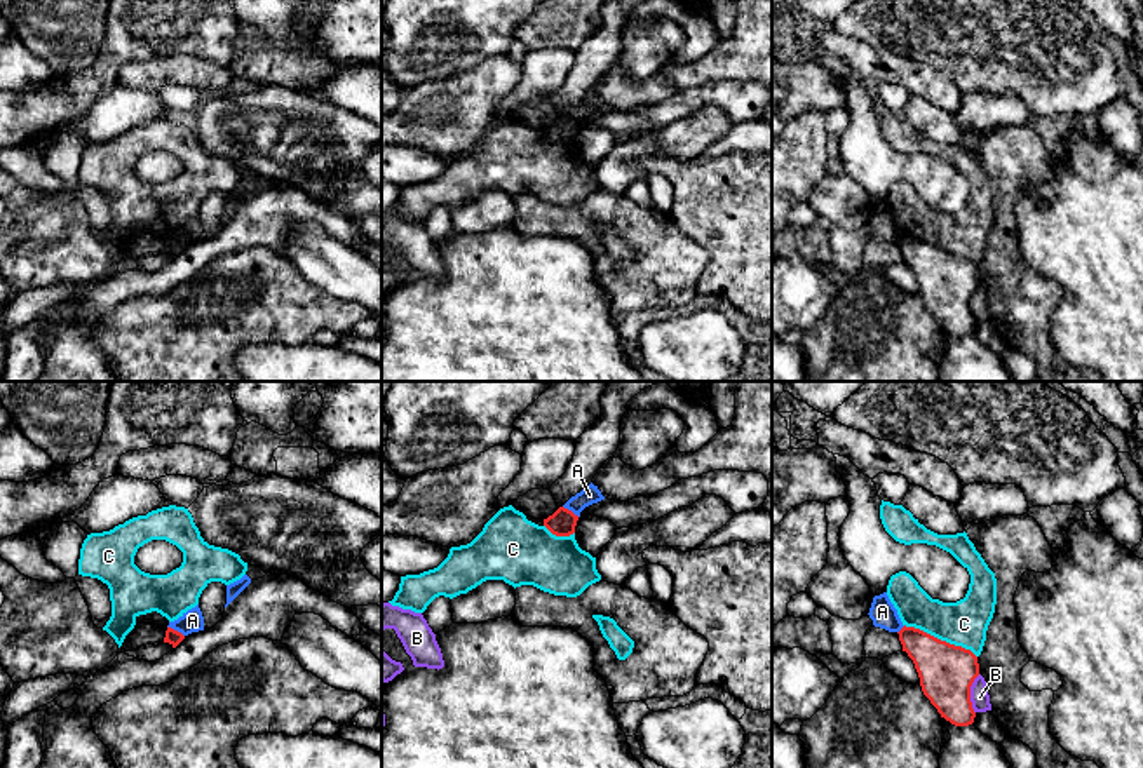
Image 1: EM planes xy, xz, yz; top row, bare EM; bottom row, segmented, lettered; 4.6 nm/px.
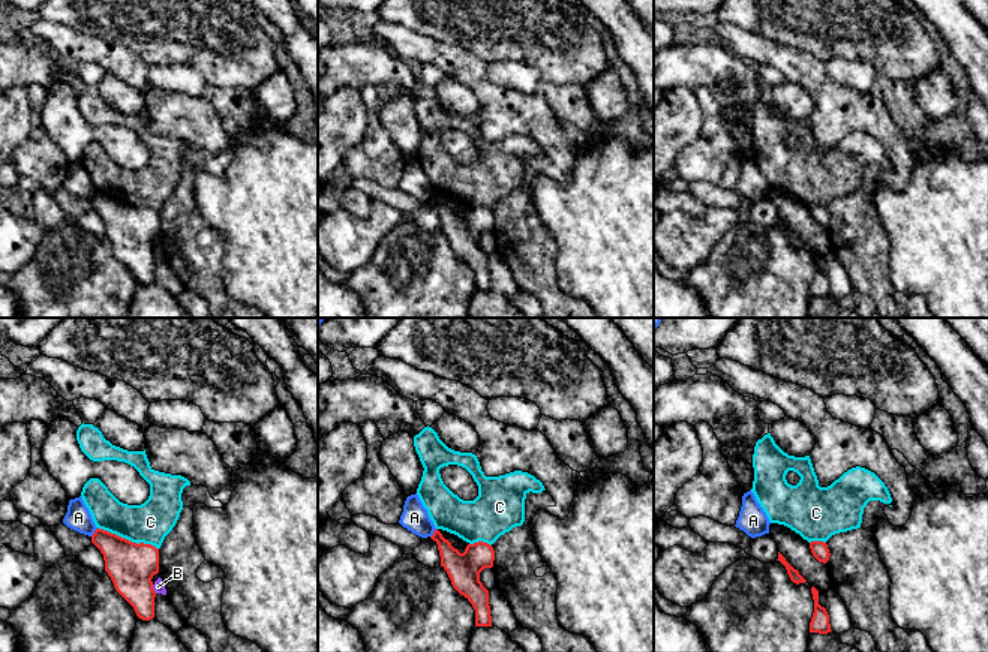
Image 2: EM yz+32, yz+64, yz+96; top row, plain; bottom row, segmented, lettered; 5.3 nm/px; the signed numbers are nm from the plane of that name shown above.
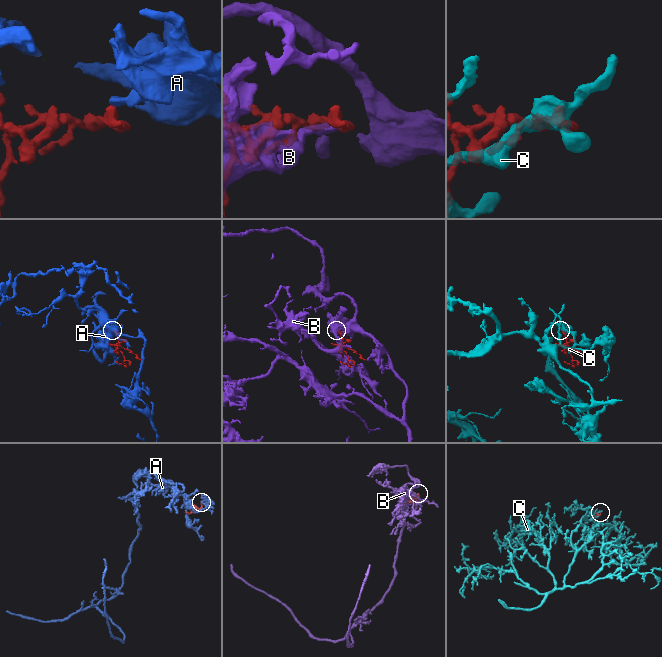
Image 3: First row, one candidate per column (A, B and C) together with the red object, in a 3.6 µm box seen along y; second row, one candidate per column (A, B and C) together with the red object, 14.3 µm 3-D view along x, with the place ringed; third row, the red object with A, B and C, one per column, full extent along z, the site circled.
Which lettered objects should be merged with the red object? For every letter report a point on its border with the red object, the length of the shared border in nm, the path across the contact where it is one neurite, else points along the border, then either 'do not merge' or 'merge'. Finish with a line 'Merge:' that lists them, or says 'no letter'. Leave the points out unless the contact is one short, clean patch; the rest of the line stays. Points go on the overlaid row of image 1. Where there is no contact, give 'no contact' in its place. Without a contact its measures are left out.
A: contact xy (176, 631); length 90 nm; border xy (168, 626), (183, 636); do not merge
B: contact yz (969, 693); length 190 nm; border yz (980, 674), (971, 687), (971, 707), (974, 713); do not merge
C: contact yz (940, 640); length 360 nm; do not merge
Merge: no letter

